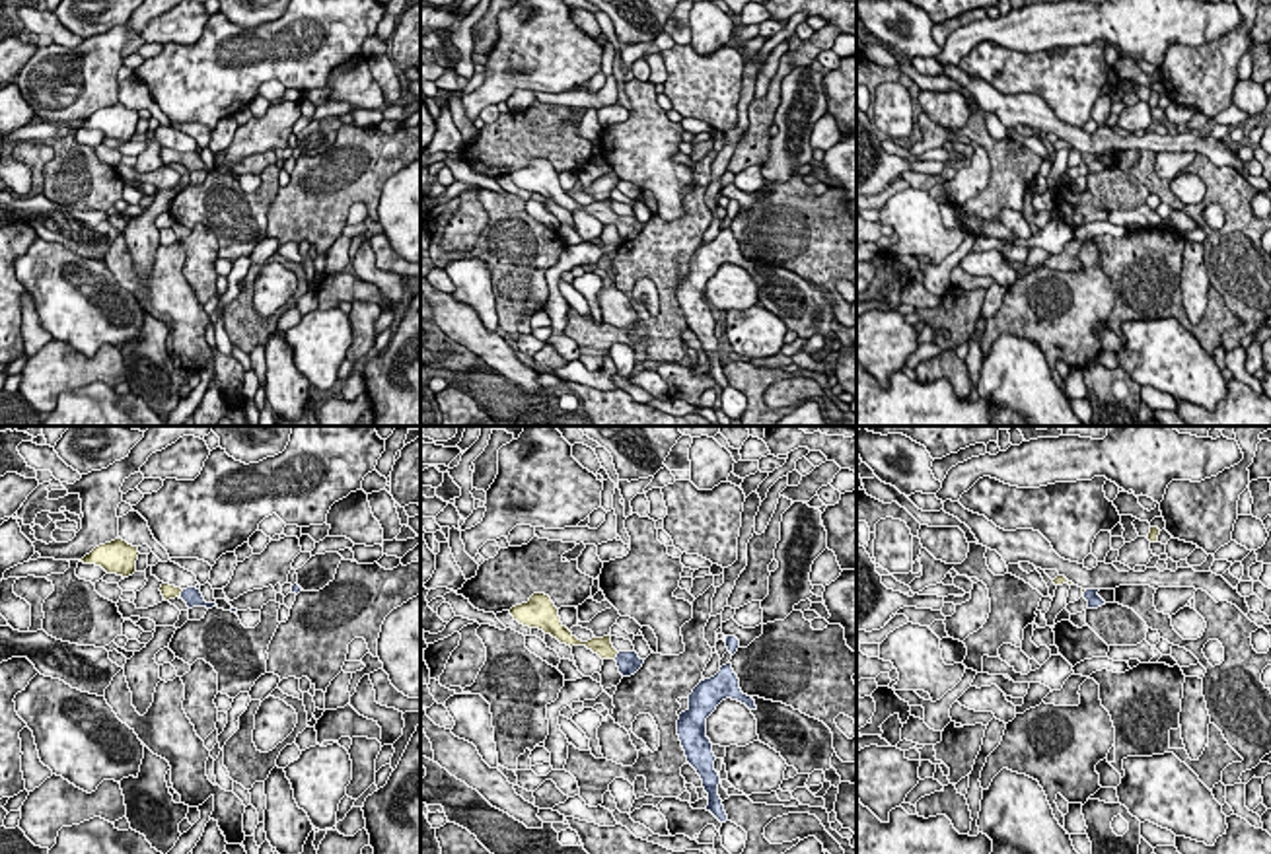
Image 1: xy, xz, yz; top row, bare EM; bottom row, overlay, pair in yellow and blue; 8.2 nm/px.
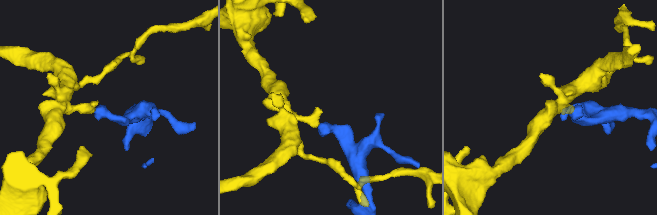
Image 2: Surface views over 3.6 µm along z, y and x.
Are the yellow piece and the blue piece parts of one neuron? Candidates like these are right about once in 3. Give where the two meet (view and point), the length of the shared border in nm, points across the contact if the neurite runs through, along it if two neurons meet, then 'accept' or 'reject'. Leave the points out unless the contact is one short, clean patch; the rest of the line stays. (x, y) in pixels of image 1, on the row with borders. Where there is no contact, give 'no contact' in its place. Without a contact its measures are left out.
contact xy (180, 594); length 90 nm; way xy (170, 592), (180, 594), (191, 596); accept

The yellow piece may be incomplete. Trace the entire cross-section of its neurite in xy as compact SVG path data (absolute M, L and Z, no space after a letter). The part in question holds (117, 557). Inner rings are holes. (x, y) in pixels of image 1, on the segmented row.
M121 537L95 547L80 562L101 566L107 574L128 578L136 572L138 547L128 545Z

